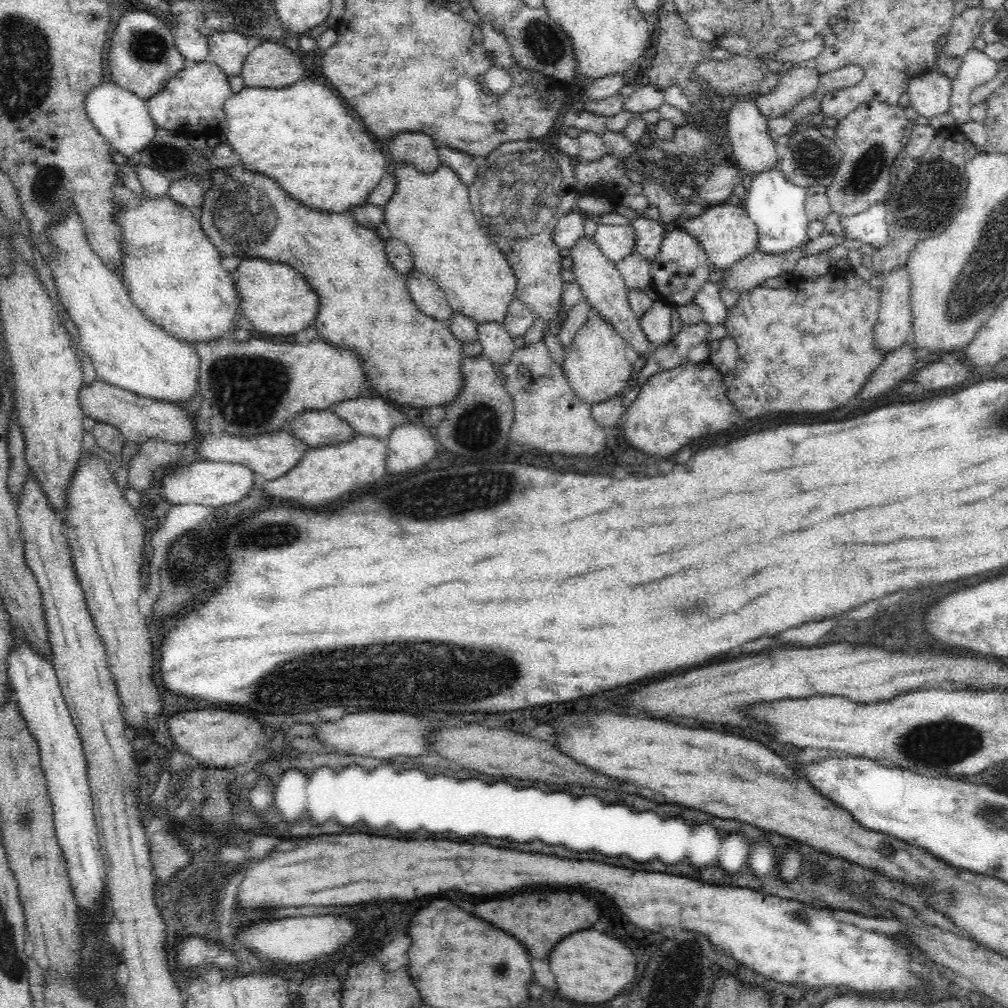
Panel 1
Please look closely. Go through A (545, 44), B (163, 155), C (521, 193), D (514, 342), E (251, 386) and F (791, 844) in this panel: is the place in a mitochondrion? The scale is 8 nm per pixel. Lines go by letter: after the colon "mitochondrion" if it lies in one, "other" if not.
A: mitochondrion
B: mitochondrion
C: mitochondrion
D: other
E: mitochondrion
F: other

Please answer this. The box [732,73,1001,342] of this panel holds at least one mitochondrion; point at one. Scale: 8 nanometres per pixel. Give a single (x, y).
(933, 188)

